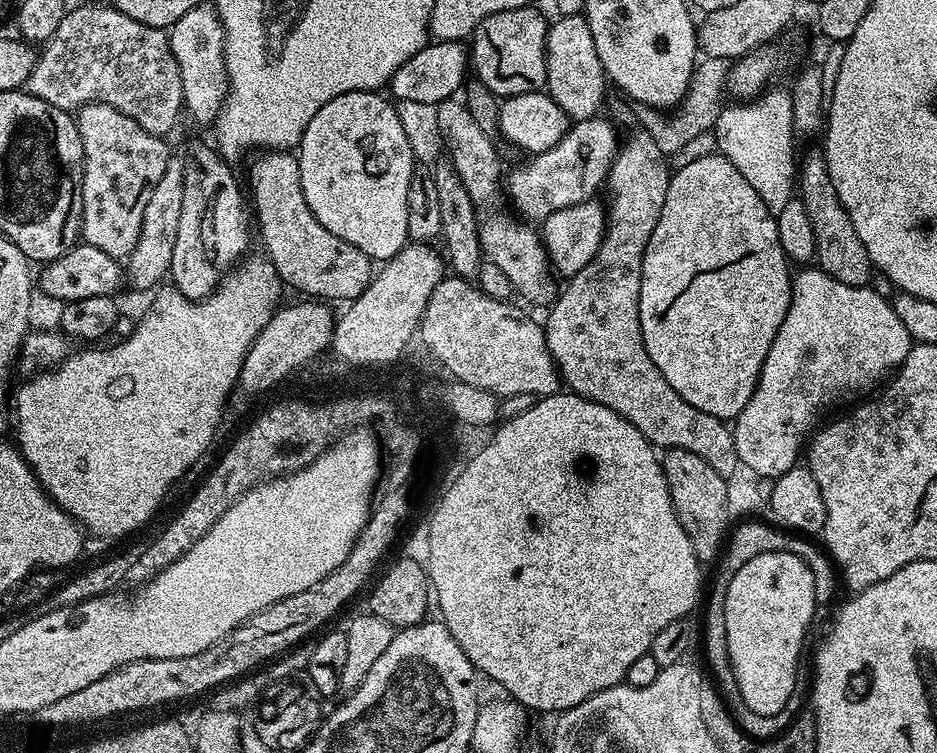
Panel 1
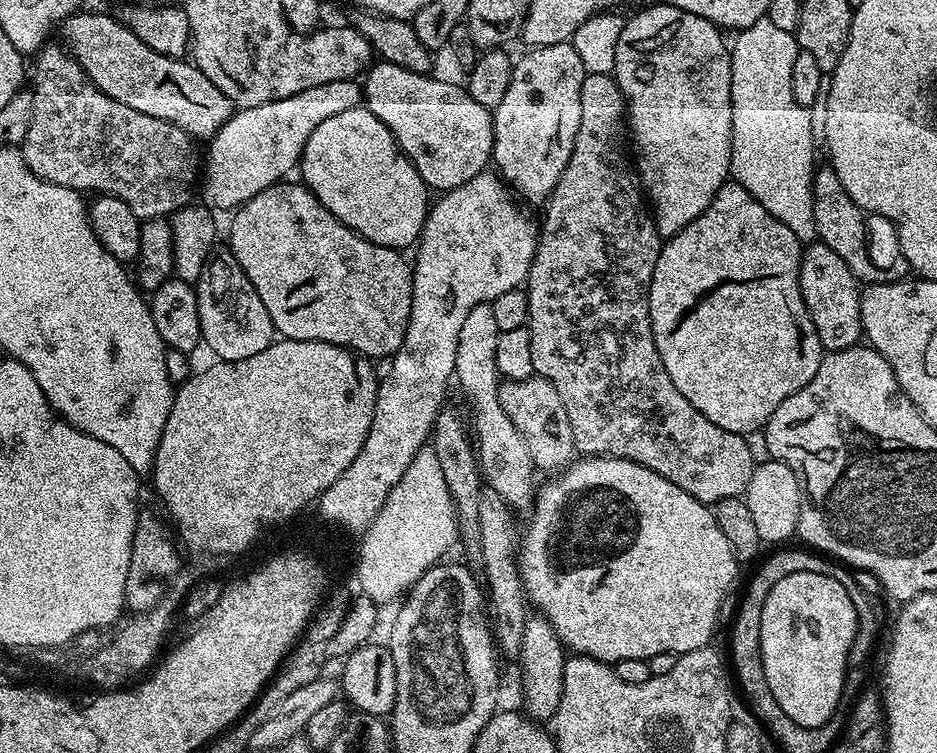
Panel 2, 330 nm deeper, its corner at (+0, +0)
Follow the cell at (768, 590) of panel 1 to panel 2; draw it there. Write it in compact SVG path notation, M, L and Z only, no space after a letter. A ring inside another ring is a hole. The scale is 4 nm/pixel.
M786 576L770 590L766 606L762 606L760 649L762 670L766 670L766 682L774 702L778 702L781 717L800 720L805 726L818 726L828 712L834 711L836 692L840 692L844 677L844 648L849 648L852 641L852 624L856 624L852 604L836 580L824 576Z

